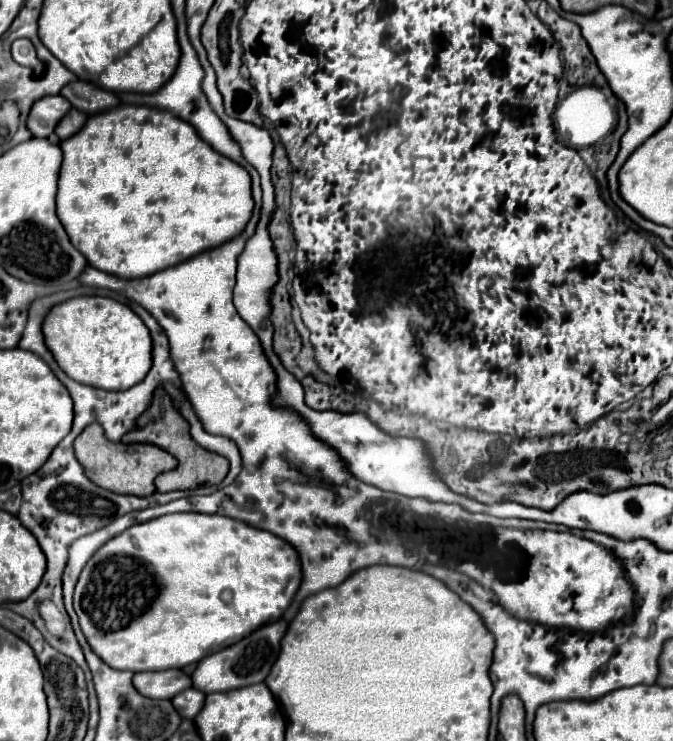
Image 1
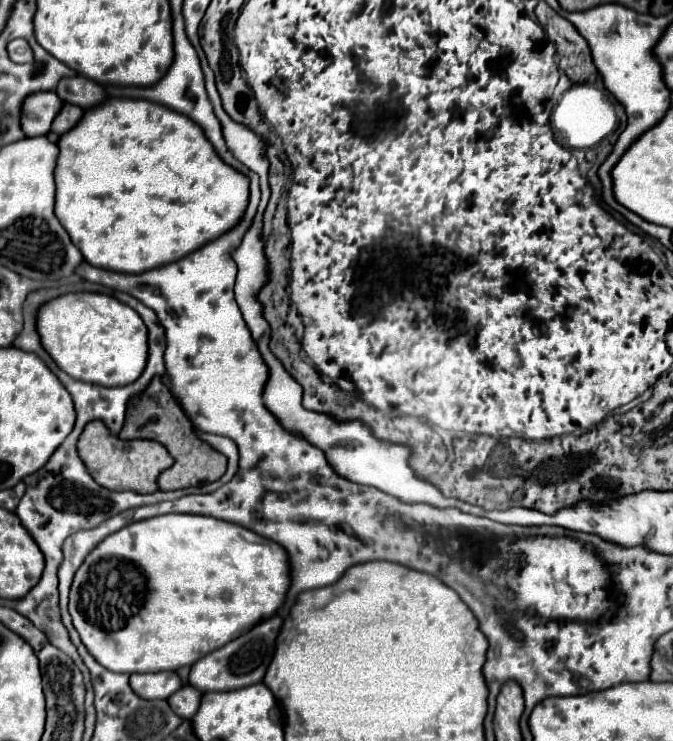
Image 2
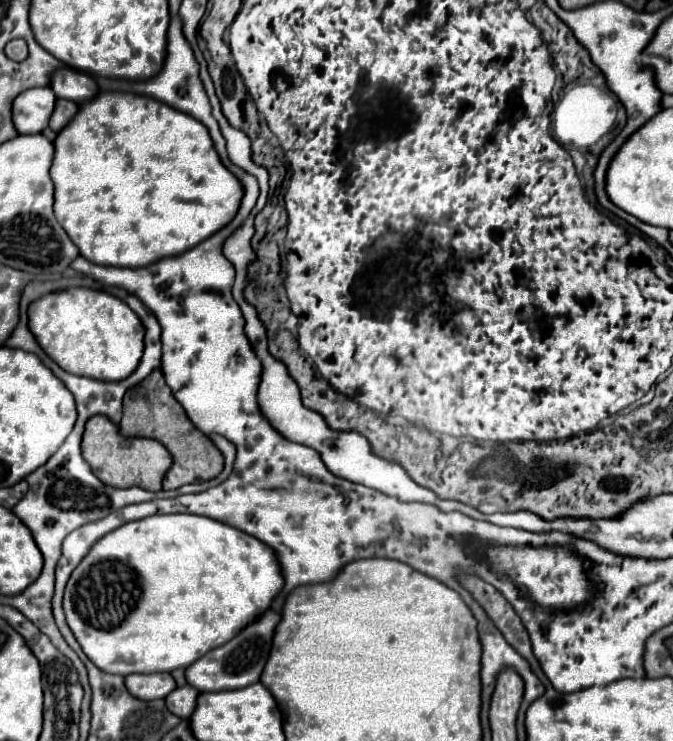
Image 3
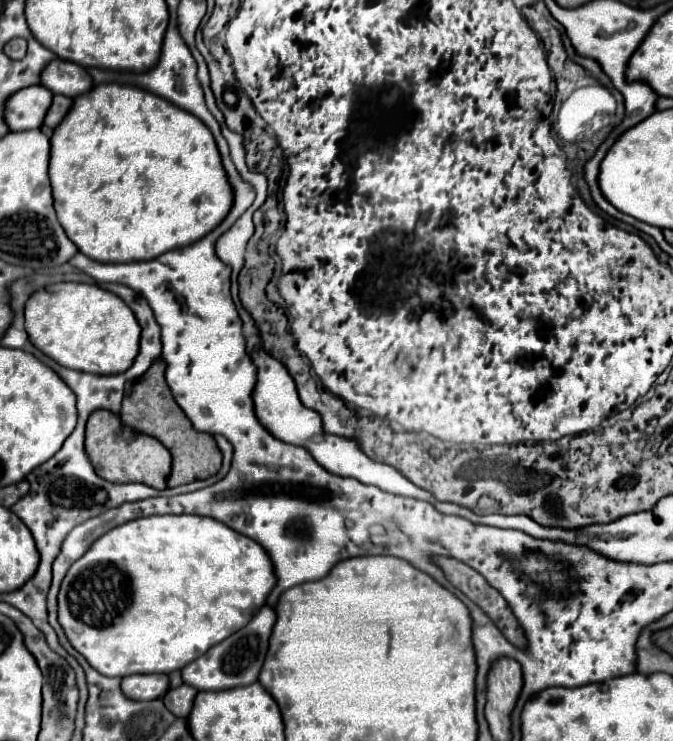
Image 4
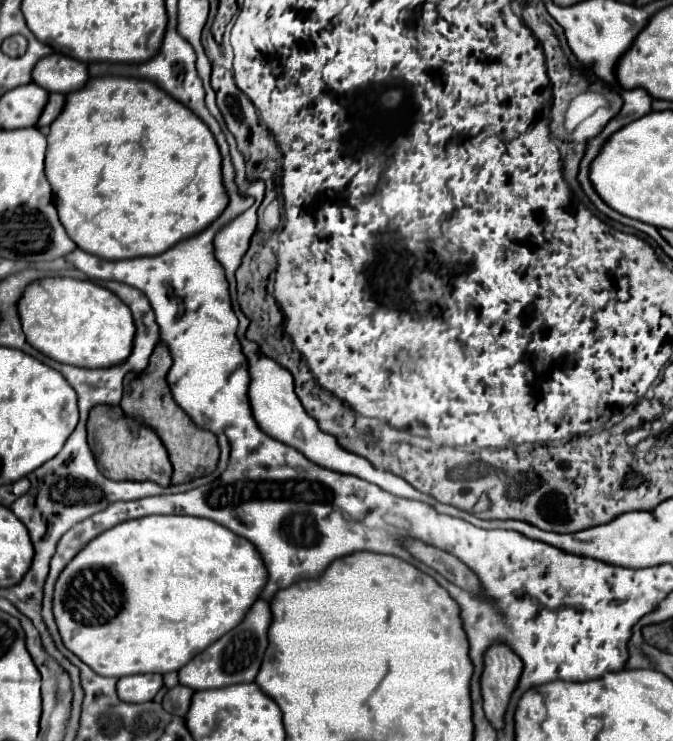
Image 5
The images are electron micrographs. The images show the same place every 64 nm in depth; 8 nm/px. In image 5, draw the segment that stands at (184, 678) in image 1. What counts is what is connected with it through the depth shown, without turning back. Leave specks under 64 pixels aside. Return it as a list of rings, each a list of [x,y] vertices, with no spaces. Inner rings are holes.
[[[138,674],[124,676],[118,680],[118,696],[124,702],[150,702],[158,690],[164,686],[162,676],[158,674]]]

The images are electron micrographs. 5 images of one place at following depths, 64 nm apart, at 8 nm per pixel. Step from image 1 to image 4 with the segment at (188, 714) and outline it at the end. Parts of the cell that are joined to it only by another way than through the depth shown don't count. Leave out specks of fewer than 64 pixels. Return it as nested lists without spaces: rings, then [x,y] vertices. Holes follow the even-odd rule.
[[[182,684],[182,686],[178,686],[178,688],[168,690],[162,700],[164,700],[166,708],[168,708],[174,716],[178,716],[178,718],[188,718],[190,710],[192,710],[192,706],[194,706],[196,694],[198,694],[196,688],[188,686],[188,684]]]

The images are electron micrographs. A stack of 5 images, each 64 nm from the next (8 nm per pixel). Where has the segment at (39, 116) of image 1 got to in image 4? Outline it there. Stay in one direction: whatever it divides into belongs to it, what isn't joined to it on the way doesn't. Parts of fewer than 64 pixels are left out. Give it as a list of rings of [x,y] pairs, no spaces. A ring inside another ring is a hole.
[[[42,84],[22,88],[6,104],[6,124],[12,132],[40,128],[52,106],[52,98],[54,94]]]

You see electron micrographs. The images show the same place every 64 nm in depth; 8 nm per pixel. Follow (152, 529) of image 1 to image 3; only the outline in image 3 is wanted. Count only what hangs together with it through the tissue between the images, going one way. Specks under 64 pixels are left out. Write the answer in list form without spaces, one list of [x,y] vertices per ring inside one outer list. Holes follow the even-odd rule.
[[[156,514],[150,518],[142,518],[136,522],[122,524],[120,528],[108,532],[102,540],[98,540],[98,544],[94,544],[94,548],[78,564],[78,568],[72,572],[72,576],[66,584],[64,612],[66,612],[66,622],[72,628],[76,640],[80,642],[86,656],[104,672],[122,674],[122,676],[128,676],[134,672],[142,672],[142,674],[172,672],[176,668],[188,668],[192,662],[202,658],[206,652],[210,652],[210,650],[226,644],[228,640],[232,640],[242,628],[246,628],[248,624],[258,620],[266,610],[270,610],[272,600],[280,594],[282,588],[284,588],[284,576],[282,576],[280,562],[276,558],[276,552],[274,552],[274,548],[270,548],[262,540],[258,540],[258,538],[254,538],[254,536],[250,536],[250,534],[246,534],[234,526],[228,526],[224,522],[218,522],[218,520],[212,520],[206,516],[196,516],[196,514],[158,516]]]

